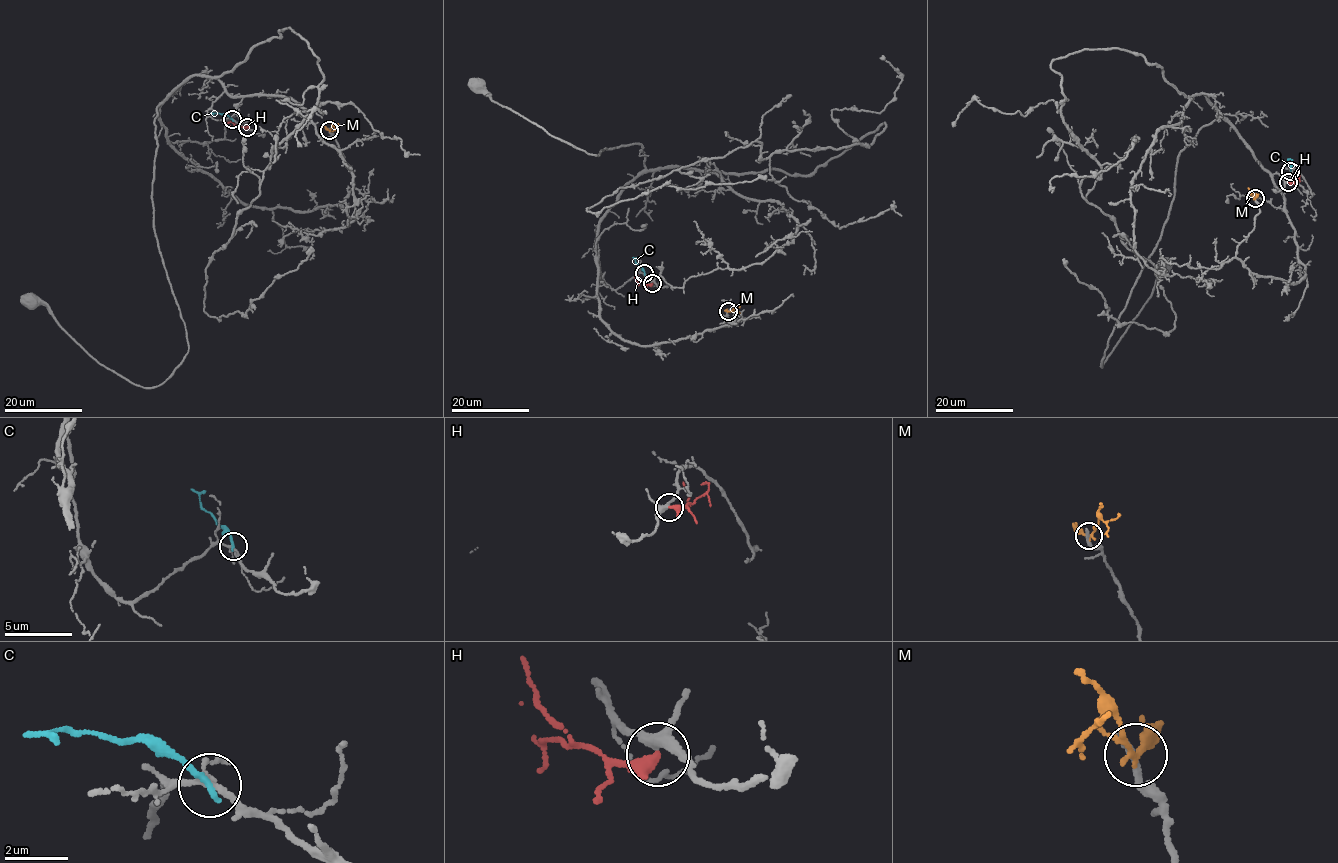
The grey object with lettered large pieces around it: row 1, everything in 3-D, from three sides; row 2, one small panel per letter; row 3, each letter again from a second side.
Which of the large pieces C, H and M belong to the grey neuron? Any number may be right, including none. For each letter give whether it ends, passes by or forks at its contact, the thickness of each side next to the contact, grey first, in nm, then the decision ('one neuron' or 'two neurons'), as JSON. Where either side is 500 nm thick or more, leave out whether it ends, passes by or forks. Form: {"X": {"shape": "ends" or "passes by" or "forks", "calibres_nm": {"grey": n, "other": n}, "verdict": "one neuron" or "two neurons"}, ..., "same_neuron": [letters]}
{"C": {"shape": "ends", "calibres_nm": {"grey": 170, "other": 200}, "verdict": "two neurons"}, "H": {"shape": "ends", "calibres_nm": {"grey": 280, "other": 400}, "verdict": "two neurons"}, "M": {"shape": "forks", "calibres_nm": {"grey": 280, "other": 170}, "verdict": "two neurons"}, "same_neuron": []}

